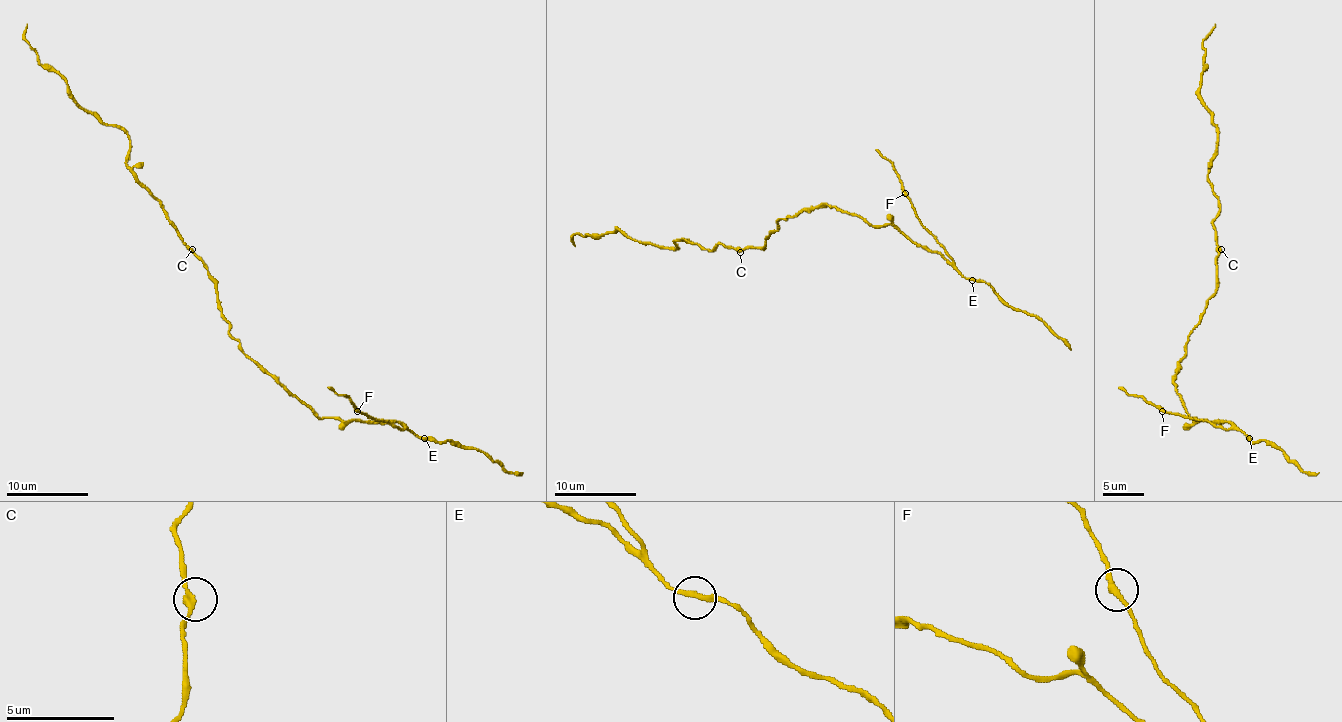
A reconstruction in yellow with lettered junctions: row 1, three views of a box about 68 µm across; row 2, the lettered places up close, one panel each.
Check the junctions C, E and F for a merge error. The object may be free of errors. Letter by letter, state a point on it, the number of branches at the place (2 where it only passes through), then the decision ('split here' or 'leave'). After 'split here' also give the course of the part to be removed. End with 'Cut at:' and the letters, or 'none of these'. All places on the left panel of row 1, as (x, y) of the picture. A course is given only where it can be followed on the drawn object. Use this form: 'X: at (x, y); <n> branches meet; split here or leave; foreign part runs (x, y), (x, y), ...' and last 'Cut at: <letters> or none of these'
C: at (192, 249); 2 branches meet; leave
E: at (424, 438); 2 branches meet; leave
F: at (357, 411); 2 branches meet; leave
Cut at: none of these

